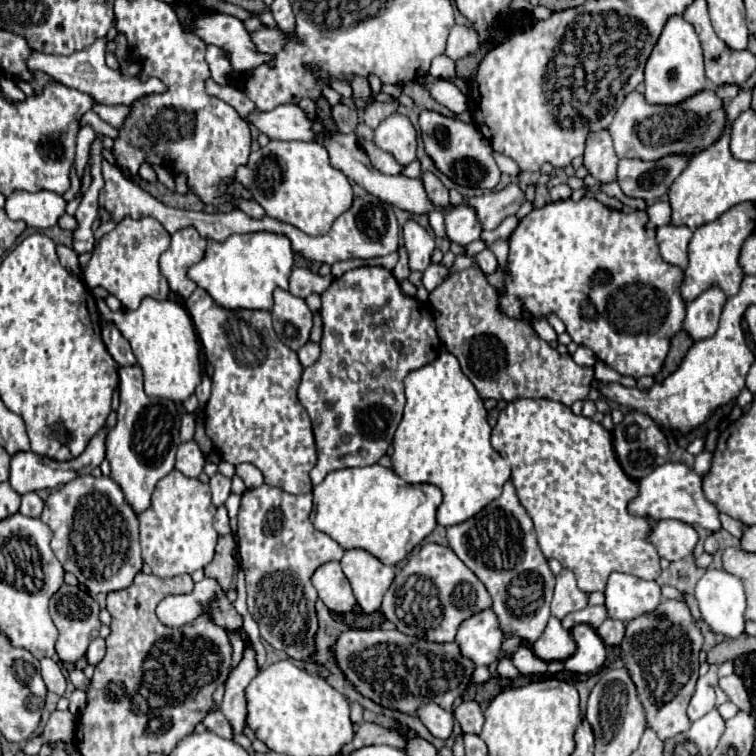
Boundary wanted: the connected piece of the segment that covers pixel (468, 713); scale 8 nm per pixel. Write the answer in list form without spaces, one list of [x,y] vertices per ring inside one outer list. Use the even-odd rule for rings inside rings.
[[[470,700],[470,702],[462,702],[458,708],[456,708],[456,720],[460,722],[460,728],[464,734],[472,732],[472,734],[480,734],[482,730],[482,724],[484,724],[484,712],[480,708],[478,702]]]

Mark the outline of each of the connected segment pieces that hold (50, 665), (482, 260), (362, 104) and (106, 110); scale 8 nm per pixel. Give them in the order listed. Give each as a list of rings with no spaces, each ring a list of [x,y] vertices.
[[[42,658],[40,660],[40,670],[42,670],[42,678],[46,682],[46,688],[56,692],[58,696],[62,696],[64,690],[66,690],[66,678],[64,678],[60,666],[50,658]]]
[[[486,248],[486,250],[482,250],[482,252],[476,254],[476,264],[478,264],[478,266],[482,268],[482,272],[486,272],[486,274],[496,272],[496,266],[498,266],[496,256],[492,254],[490,248]]]
[[[356,76],[356,78],[350,78],[350,86],[354,88],[354,104],[356,104],[358,108],[366,110],[366,108],[368,108],[368,100],[366,100],[366,98],[372,94],[366,78],[358,78],[358,76]]]
[[[94,104],[94,112],[108,122],[114,128],[122,128],[126,118],[130,116],[130,106],[104,106],[104,104]]]

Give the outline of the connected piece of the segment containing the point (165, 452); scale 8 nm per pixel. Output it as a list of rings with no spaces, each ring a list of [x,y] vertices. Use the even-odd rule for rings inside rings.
[[[122,366],[120,372],[120,406],[118,422],[108,430],[106,440],[106,458],[112,466],[112,480],[122,488],[126,504],[134,514],[142,514],[150,508],[150,498],[156,488],[156,482],[174,470],[174,456],[180,444],[178,428],[180,414],[176,404],[162,398],[150,398],[142,386],[140,366]]]

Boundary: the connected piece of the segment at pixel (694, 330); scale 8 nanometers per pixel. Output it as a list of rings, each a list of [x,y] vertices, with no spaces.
[[[712,286],[710,290],[702,292],[686,308],[684,330],[694,340],[710,338],[710,334],[718,330],[718,318],[720,318],[724,302],[726,302],[726,294],[718,286]]]

